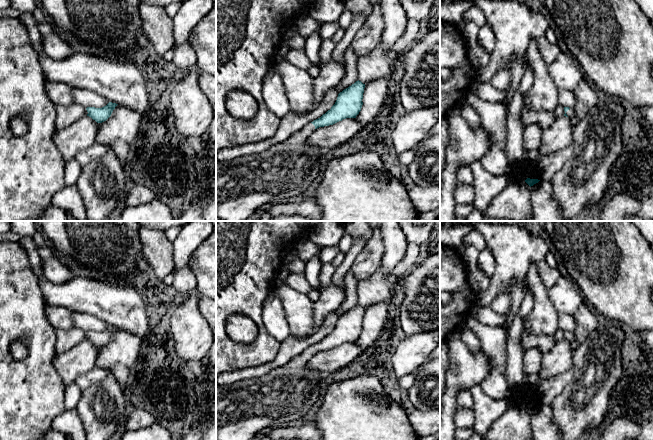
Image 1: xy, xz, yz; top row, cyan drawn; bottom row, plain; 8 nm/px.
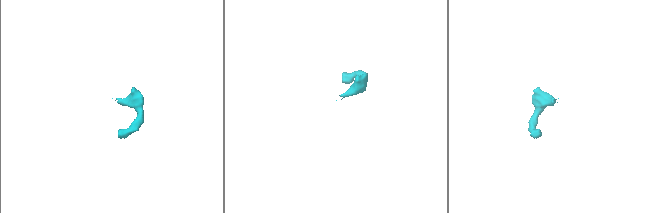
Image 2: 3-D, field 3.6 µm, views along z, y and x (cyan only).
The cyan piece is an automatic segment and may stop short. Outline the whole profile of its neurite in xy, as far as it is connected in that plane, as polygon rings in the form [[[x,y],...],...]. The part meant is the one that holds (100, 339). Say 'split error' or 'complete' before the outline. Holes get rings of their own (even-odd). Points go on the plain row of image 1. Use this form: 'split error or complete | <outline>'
complete | [[[109,326],[106,330],[102,332],[87,331],[87,340],[91,341],[97,347],[102,347],[106,345],[112,338],[113,334],[118,328]]]

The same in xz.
split error | [[[358,304],[348,312],[344,313],[342,316],[338,318],[337,324],[330,334],[328,334],[320,342],[307,348],[304,352],[294,357],[291,361],[289,361],[284,366],[275,368],[271,370],[269,373],[262,375],[260,377],[243,379],[227,385],[217,385],[216,386],[216,440],[253,440],[255,438],[258,438],[261,434],[265,433],[268,429],[275,428],[275,427],[283,427],[286,426],[286,424],[291,421],[302,419],[304,414],[308,412],[313,407],[313,405],[322,397],[323,390],[324,390],[324,379],[326,376],[321,372],[310,370],[307,366],[308,361],[315,353],[319,351],[333,349],[346,342],[356,342],[356,340],[361,335],[363,329],[362,323],[363,323],[364,312],[365,312],[365,308],[363,308],[361,305]]]

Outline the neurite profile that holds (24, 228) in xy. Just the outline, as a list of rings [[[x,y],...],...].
[[[10,221],[10,224],[10,231],[25,237],[32,238],[39,230],[35,221]]]

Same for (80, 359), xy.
[[[83,340],[68,351],[56,353],[53,366],[65,385],[69,385],[78,376],[97,366],[99,347],[89,340]]]

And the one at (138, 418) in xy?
[[[130,408],[125,429],[139,430],[147,428],[155,423],[156,419],[151,413],[143,410],[142,408]]]

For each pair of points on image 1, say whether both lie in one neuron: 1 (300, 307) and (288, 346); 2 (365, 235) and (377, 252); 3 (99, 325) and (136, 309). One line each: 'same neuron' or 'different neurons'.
1: different neurons
2: different neurons
3: different neurons

